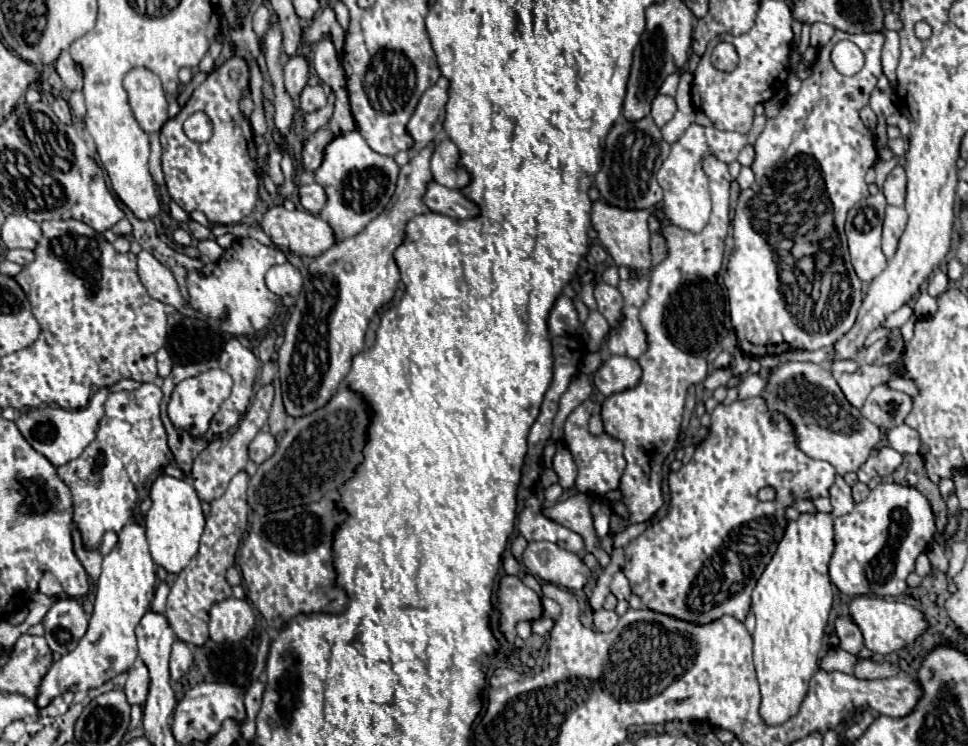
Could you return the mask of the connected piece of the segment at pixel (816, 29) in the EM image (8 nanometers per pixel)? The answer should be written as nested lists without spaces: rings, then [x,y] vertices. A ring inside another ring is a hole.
[[[821,22],[813,24],[810,31],[810,45],[819,48],[823,46],[823,44],[827,44],[827,42],[831,40],[833,32],[835,32],[835,28],[831,28],[831,26],[827,26],[827,24]]]

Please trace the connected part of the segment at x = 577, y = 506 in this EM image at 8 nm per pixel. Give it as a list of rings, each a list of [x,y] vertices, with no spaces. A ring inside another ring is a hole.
[[[577,492],[575,496],[567,498],[565,502],[557,502],[553,506],[547,506],[545,508],[545,514],[555,520],[557,524],[577,532],[583,536],[585,540],[585,548],[591,554],[595,554],[595,558],[607,566],[609,562],[609,554],[605,550],[601,550],[599,546],[599,540],[595,536],[595,530],[593,530],[593,514],[591,514],[591,502],[585,494]]]

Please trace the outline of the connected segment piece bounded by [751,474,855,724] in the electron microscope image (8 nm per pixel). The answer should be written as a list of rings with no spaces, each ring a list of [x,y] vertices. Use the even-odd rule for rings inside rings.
[[[837,474],[833,486],[829,488],[829,498],[833,504],[833,512],[815,512],[815,514],[799,514],[797,520],[789,520],[783,540],[777,546],[777,552],[773,554],[771,562],[767,564],[763,576],[759,578],[755,590],[753,590],[753,612],[757,618],[757,628],[753,632],[753,660],[757,668],[757,678],[761,686],[761,718],[767,724],[783,724],[791,716],[797,714],[805,694],[807,684],[817,670],[819,650],[823,648],[823,636],[825,626],[829,620],[829,612],[833,608],[833,586],[829,578],[829,560],[835,550],[835,534],[833,534],[833,522],[837,516],[843,516],[853,510],[852,489],[843,476]]]

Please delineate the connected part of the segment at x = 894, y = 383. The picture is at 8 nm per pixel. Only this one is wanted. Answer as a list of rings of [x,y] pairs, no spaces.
[[[905,378],[887,380],[887,386],[893,388],[893,390],[899,390],[899,392],[905,392],[905,394],[909,394],[909,396],[915,396],[915,394],[917,394],[917,386],[915,386],[911,380],[905,380]]]

